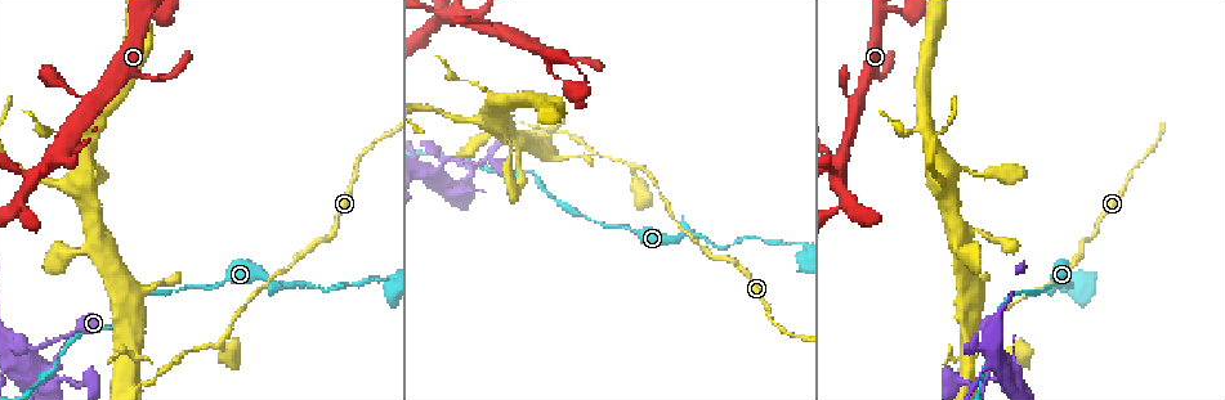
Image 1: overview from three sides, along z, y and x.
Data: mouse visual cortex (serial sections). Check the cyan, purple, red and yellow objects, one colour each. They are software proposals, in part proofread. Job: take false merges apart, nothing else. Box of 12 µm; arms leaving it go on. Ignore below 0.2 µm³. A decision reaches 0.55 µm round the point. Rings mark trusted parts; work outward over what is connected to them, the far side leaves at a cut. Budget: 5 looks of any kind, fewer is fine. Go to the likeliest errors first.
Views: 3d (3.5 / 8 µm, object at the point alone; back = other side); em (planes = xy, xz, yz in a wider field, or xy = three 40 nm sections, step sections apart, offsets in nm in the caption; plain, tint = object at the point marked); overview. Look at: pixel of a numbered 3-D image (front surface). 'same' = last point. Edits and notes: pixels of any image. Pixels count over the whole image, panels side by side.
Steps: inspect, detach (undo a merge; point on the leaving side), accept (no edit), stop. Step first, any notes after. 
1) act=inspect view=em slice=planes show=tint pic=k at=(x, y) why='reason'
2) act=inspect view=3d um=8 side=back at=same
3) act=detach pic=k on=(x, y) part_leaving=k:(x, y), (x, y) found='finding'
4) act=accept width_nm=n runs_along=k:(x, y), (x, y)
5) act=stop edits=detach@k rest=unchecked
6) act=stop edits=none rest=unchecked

act=inspect view=3d um=8 pic=1 at=(599, 157) why='sudden change in width'

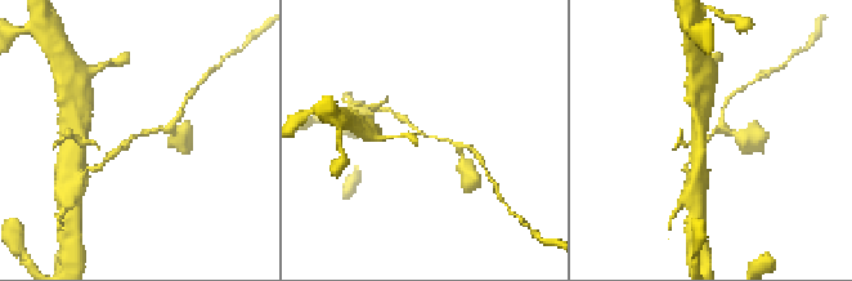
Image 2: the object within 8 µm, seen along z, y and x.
act=inspect view=3d um=3.5 pic=2 at=(425, 136) why='closer look'

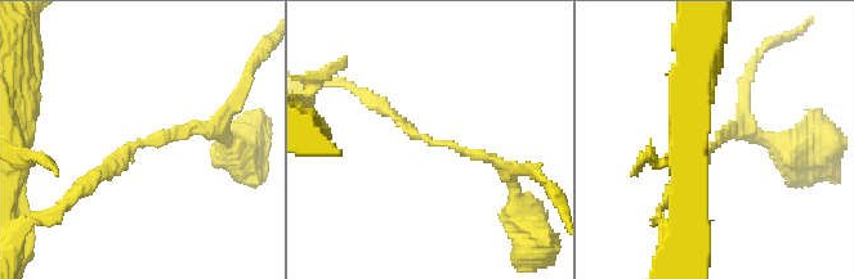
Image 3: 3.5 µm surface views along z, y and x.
act=inspect view=em slice=planes show=tint pic=3 at=(146, 139) arm_widths_nm=150,150 why='now the EM'

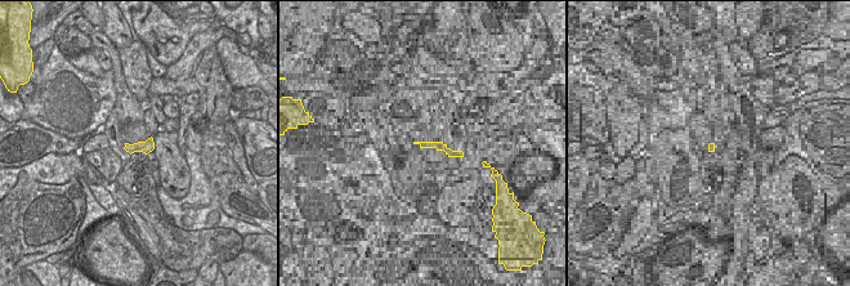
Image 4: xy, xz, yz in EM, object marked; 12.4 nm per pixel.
act=accept runs_along=3:(508, 171), (492, 158), (433, 145), (374, 102) found='continuous, no second cell'

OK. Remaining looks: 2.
act=inspect view=3d um=3.5 pic=1 at=(903, 14) why='sharp bend'

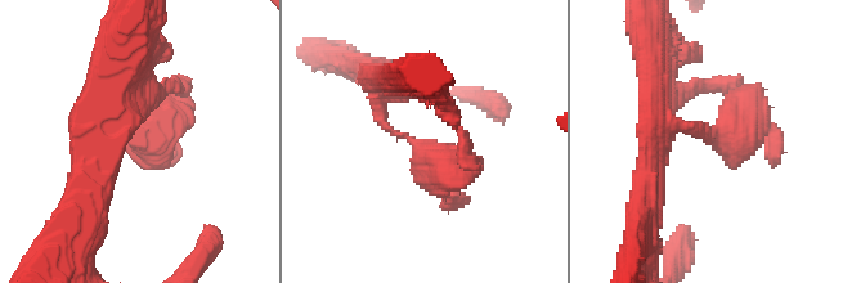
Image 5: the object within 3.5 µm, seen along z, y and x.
act=inspect view=em slice=xy step=1 show=tint pic=5 at=(406, 136)

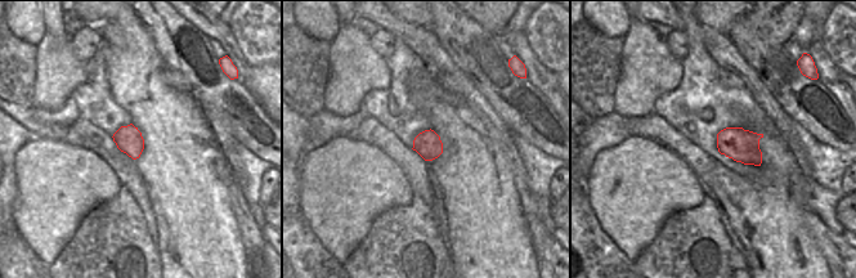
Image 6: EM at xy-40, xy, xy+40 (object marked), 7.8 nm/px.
act=accept runs_along=5:(385, 81), (381, 121), (433, 160), (448, 203) found='continuous, no second cell'

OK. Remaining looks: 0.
act=stop edits=none rest=unchecked

